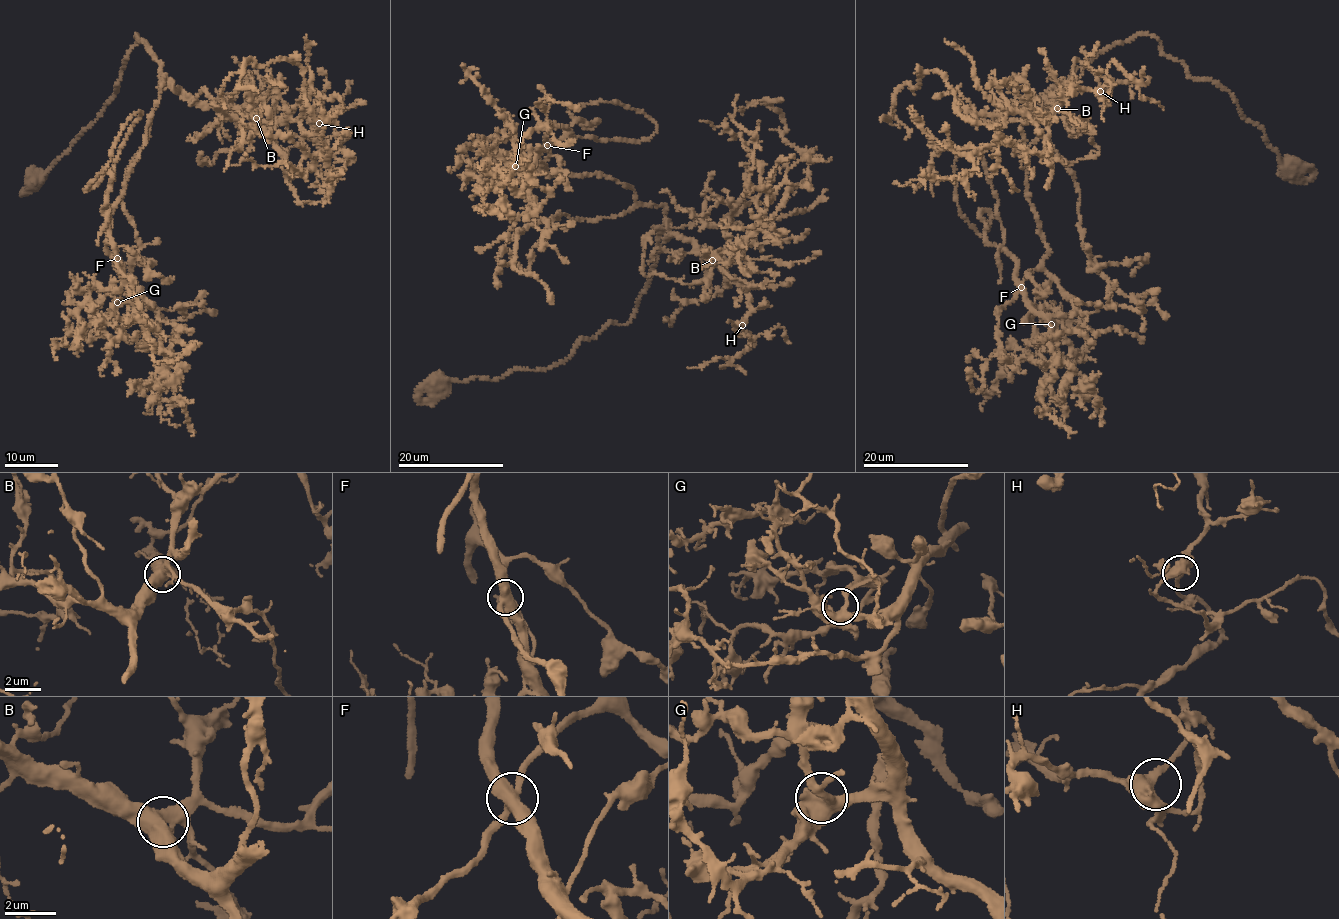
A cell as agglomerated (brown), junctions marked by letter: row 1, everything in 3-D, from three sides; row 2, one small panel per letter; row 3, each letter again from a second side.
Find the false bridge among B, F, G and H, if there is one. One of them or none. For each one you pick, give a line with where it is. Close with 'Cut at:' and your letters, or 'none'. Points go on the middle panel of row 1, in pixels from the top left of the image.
F: place (547, 145)
Cut at: F

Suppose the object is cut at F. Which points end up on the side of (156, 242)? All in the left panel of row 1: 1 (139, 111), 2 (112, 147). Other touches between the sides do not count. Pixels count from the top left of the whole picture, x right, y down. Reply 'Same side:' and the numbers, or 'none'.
Same side: none

